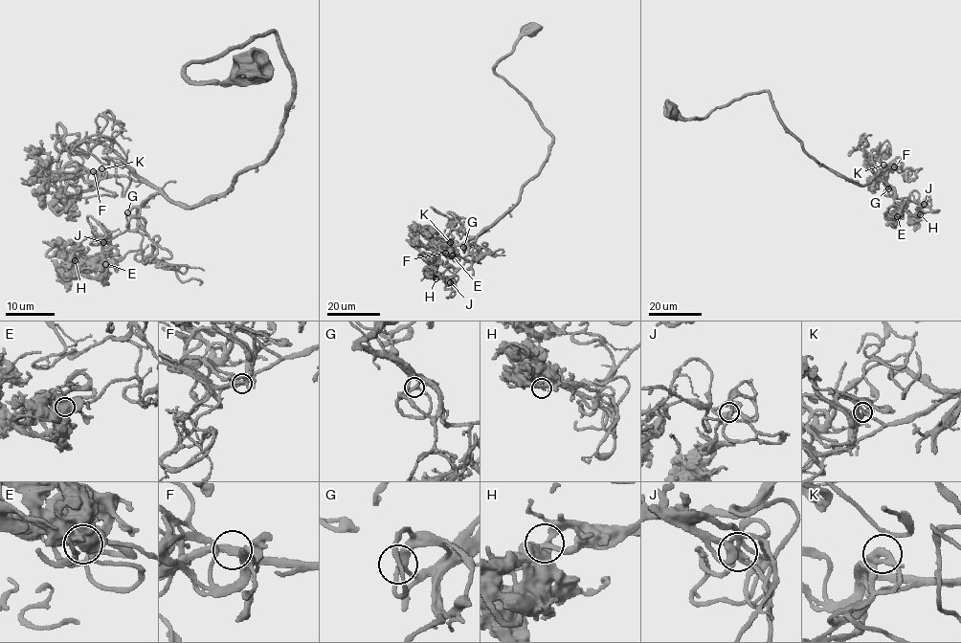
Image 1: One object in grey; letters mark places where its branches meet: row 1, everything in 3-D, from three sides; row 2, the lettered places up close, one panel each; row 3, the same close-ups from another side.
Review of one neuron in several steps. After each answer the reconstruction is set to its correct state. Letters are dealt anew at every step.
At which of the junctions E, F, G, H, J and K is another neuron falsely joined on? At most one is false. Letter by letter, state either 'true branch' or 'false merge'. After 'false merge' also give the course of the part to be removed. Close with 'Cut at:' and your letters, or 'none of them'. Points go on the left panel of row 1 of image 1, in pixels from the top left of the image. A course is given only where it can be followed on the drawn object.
E: true branch
F: true branch
G: true branch
H: true branch
J: true branch
K: true branch
Cut at: none of them

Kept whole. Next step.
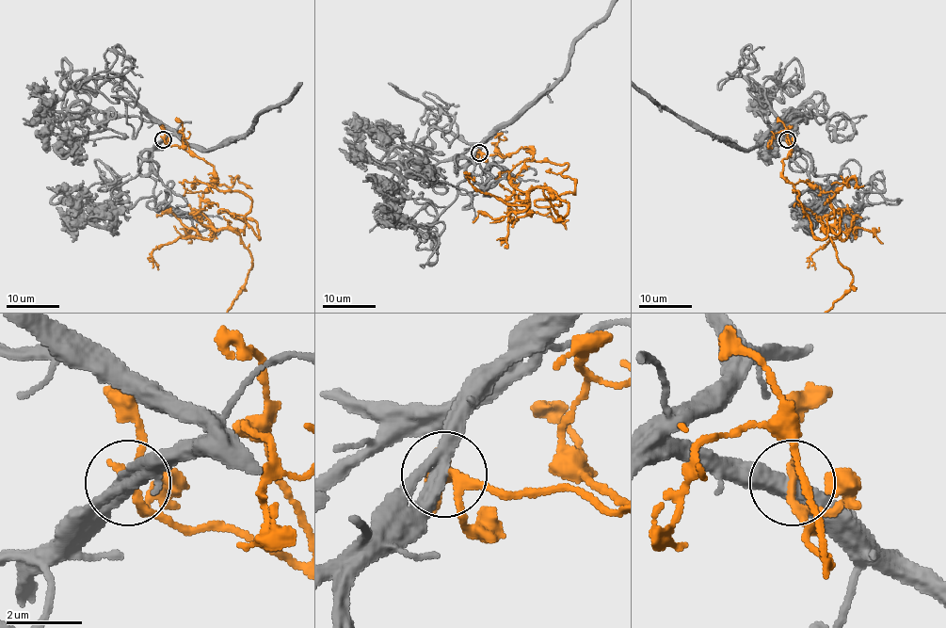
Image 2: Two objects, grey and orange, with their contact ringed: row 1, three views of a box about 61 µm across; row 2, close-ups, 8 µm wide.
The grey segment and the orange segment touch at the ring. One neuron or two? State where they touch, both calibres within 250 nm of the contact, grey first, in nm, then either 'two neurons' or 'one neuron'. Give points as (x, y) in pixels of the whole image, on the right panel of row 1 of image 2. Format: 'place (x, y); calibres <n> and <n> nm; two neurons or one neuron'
place (787, 139); calibres 400 and 180 nm; two neurons

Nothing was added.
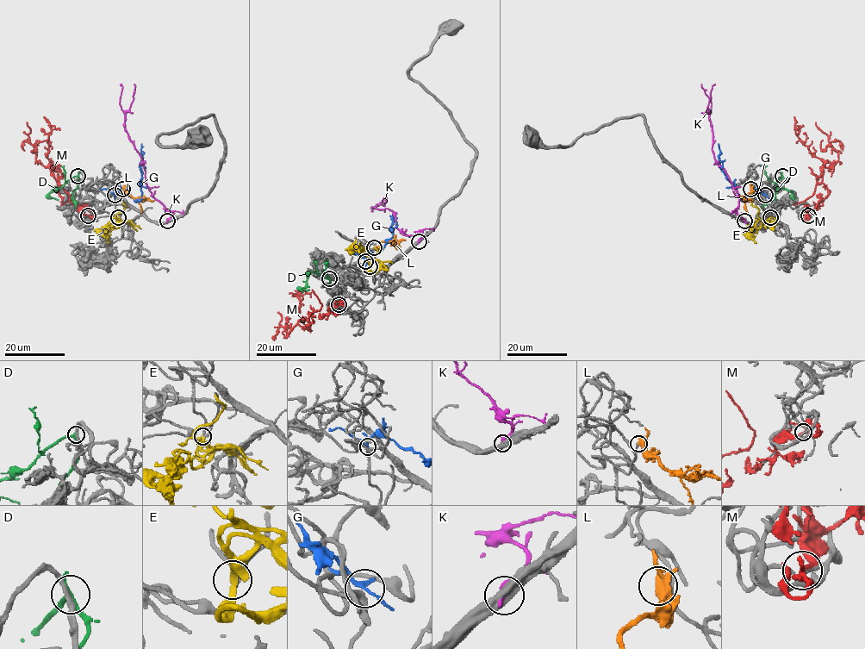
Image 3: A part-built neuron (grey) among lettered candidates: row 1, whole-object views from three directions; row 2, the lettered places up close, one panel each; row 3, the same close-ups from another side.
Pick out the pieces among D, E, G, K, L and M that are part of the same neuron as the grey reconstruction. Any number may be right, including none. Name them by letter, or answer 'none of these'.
E

